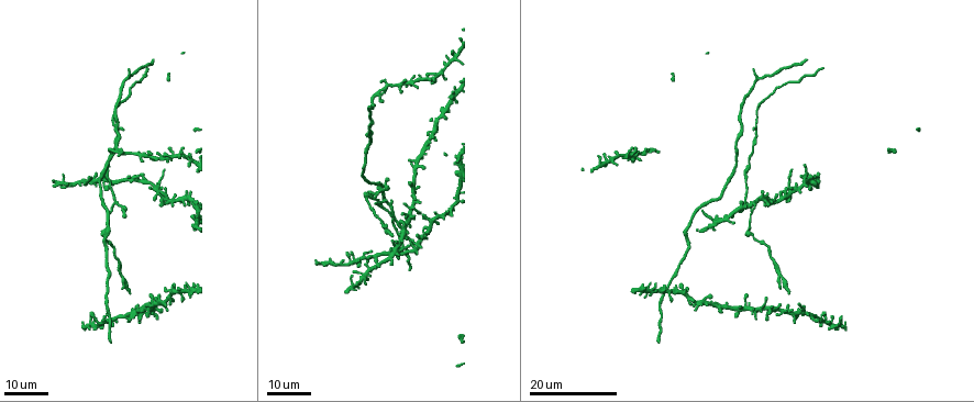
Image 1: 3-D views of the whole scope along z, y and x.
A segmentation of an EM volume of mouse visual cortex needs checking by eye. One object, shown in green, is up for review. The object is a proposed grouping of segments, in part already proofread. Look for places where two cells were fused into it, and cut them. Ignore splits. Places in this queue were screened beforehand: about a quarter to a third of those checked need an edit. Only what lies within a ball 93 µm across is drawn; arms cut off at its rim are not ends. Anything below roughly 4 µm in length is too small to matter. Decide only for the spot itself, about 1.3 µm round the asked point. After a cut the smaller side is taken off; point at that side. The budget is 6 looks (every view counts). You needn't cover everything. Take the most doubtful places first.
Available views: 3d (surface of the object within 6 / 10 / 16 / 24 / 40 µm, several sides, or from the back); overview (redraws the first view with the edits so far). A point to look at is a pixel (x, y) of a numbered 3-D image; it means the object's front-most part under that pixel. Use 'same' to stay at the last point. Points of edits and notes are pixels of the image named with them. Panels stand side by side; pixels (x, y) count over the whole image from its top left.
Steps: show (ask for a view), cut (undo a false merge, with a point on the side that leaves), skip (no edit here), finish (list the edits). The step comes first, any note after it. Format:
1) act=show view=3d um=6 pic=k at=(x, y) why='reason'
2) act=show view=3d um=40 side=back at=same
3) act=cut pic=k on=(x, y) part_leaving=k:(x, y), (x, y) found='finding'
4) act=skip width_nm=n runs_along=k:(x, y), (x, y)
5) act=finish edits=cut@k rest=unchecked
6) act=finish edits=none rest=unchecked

act=show view=3d um=16 pic=1 at=(113, 199) why='side arm on a straight run'

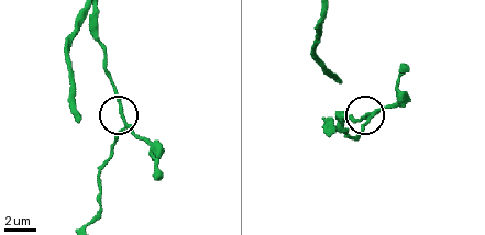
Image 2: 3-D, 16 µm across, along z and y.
act=show view=3d um=6 pic=2 at=(124, 120)

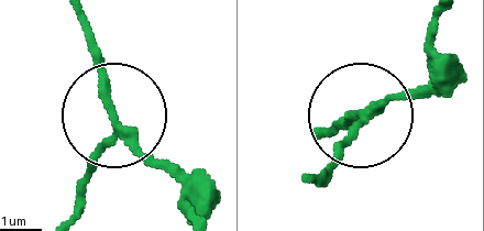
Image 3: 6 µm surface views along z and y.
act=cut pic=3 on=(88, 175) arms=3 part_leaving=3:(113, 140), (72, 220) found='a second cell is stuck on'

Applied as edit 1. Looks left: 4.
act=show view=3d um=16 pic=1 at=(792, 191) why='three-way junction'

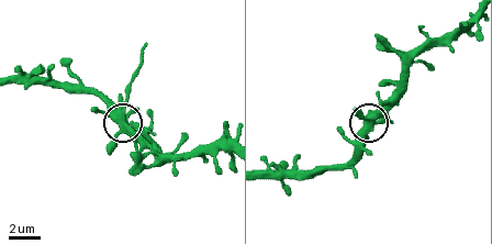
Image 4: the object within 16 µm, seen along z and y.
act=show view=3d um=6 pic=4 at=(128, 114)

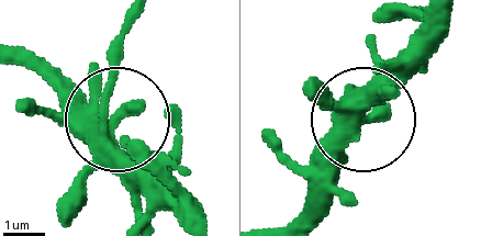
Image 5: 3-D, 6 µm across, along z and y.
act=skip side_arm_um=5 arms=3 found='continuous, no second cell'

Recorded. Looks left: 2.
act=finish edits=cut@3 rest=unchecked

